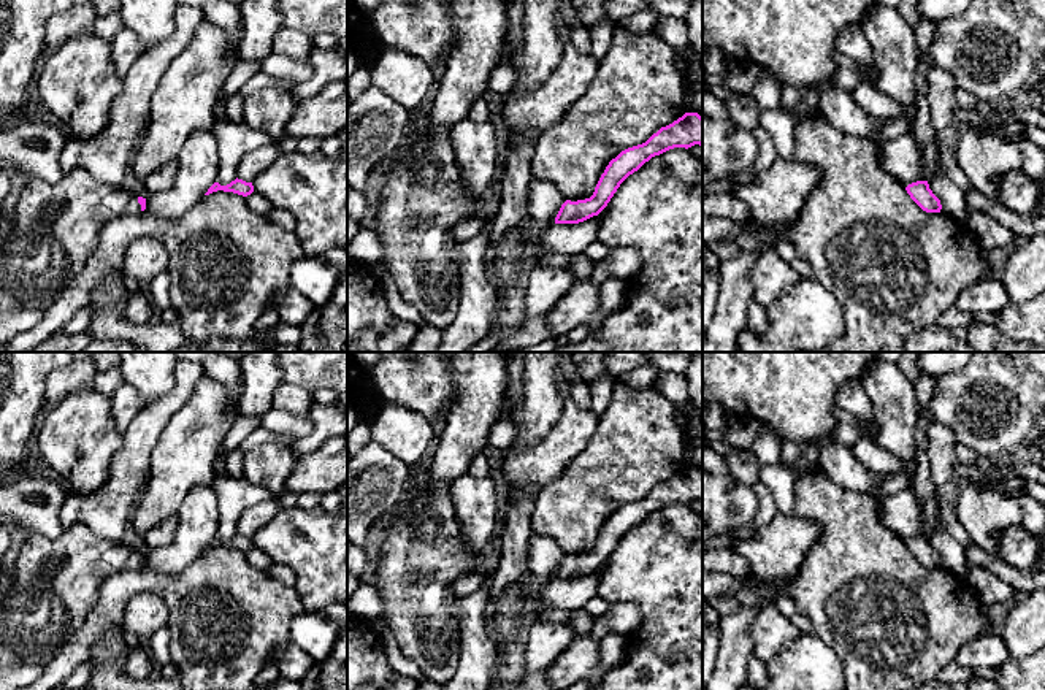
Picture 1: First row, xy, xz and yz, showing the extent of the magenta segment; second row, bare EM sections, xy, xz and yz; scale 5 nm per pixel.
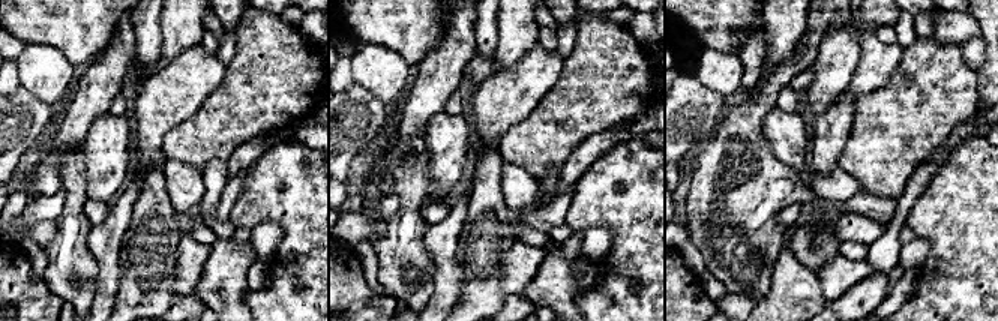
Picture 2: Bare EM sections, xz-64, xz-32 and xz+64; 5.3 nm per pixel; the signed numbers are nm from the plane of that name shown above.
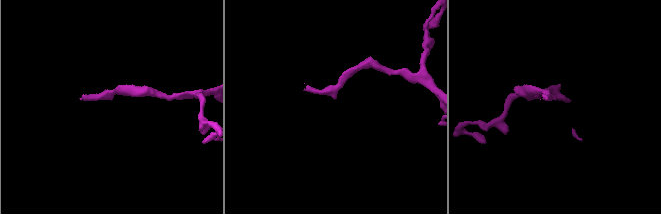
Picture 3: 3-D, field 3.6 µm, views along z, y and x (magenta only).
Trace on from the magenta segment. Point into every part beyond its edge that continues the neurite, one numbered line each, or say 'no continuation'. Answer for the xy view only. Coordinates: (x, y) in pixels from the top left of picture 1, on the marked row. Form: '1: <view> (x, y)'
1: xy (54, 221)

